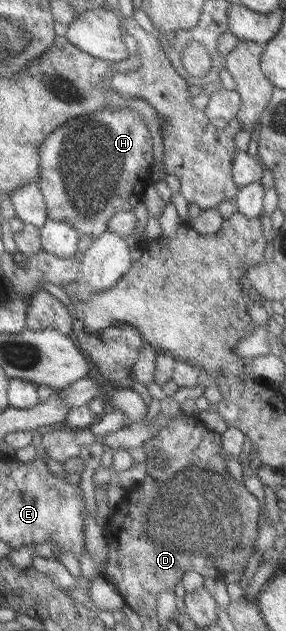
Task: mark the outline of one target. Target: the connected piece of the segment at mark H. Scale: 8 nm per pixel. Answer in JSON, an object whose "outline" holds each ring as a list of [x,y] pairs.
{"outline":[[[104,109],[91,115],[84,115],[83,117],[76,117],[68,121],[62,128],[56,129],[54,133],[50,133],[44,144],[40,147],[40,176],[38,176],[38,183],[42,195],[45,197],[49,219],[54,221],[66,221],[78,229],[80,236],[89,235],[92,239],[108,232],[109,222],[112,217],[120,211],[132,211],[136,203],[143,201],[143,196],[148,186],[151,186],[152,181],[152,162],[154,162],[154,147],[152,147],[152,137],[148,130],[147,118],[139,112],[139,110],[131,111],[131,109]]]}

